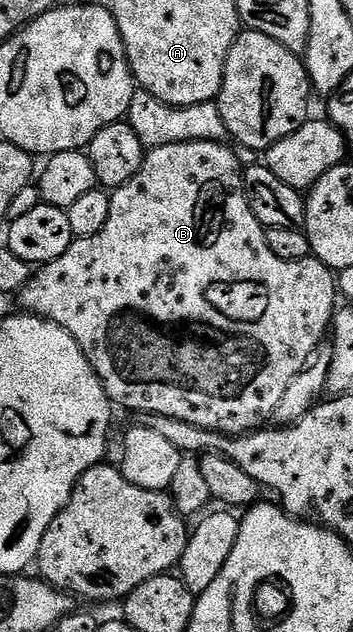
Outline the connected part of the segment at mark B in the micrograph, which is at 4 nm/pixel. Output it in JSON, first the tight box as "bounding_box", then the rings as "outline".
{"bounding_box":[17,141,337,436],"outline":[[[189,141],[150,148],[144,154],[139,172],[125,181],[125,185],[110,192],[109,221],[105,221],[101,233],[84,239],[75,238],[65,254],[57,257],[57,261],[42,264],[32,274],[31,280],[18,292],[17,299],[24,312],[40,315],[75,338],[89,365],[93,365],[97,377],[102,381],[107,398],[116,408],[128,407],[134,413],[177,417],[206,431],[232,436],[260,430],[274,416],[281,396],[285,389],[289,389],[289,381],[301,373],[315,348],[324,342],[337,310],[337,275],[314,257],[301,261],[281,261],[281,257],[273,254],[273,249],[269,249],[267,244],[267,232],[263,224],[257,221],[253,209],[249,209],[243,188],[245,168],[235,156],[234,150],[227,146],[226,142]]]}

